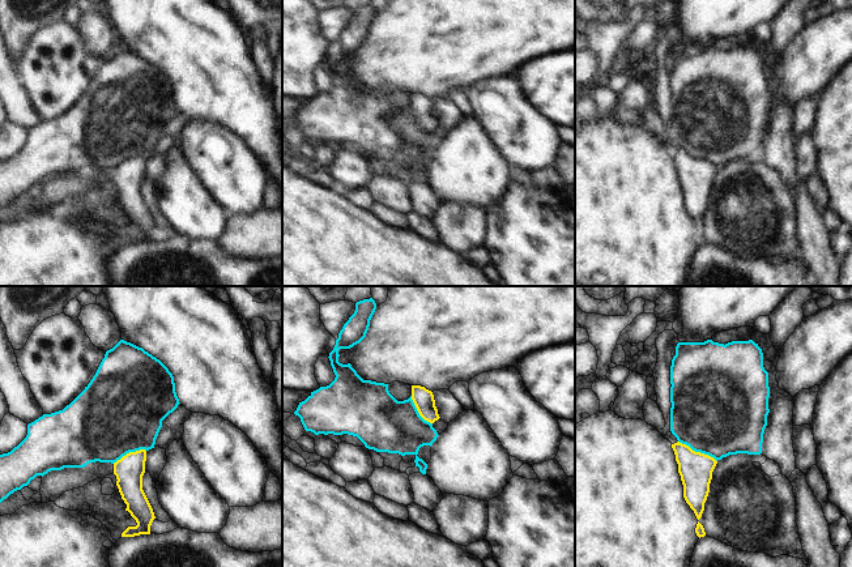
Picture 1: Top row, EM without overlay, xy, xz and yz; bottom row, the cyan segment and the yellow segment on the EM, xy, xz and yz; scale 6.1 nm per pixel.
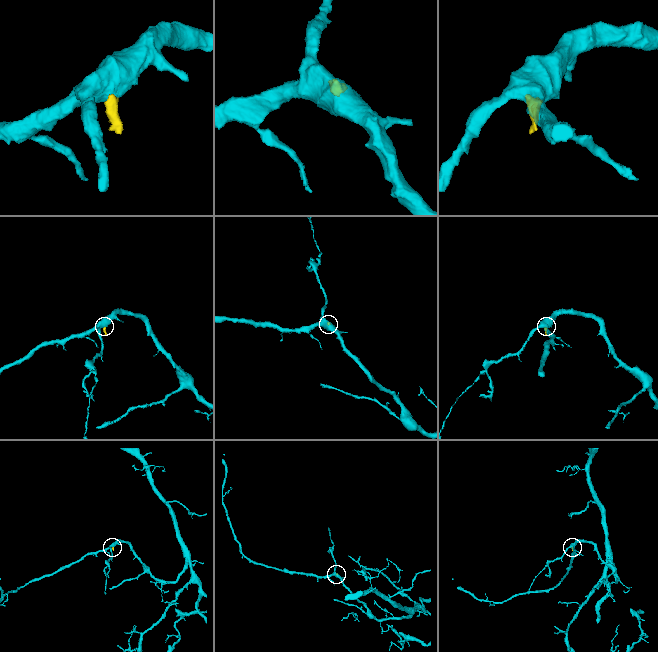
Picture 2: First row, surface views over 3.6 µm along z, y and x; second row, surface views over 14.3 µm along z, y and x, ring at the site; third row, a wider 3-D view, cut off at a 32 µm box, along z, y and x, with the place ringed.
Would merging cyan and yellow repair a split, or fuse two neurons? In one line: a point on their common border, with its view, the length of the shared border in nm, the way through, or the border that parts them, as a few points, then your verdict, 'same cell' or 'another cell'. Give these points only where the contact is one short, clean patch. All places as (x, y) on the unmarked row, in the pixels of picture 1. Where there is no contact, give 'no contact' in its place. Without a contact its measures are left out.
contact yz (698, 158); length 280 nm; border yz (678, 148), (695, 158), (710, 162), (716, 169); another cell

